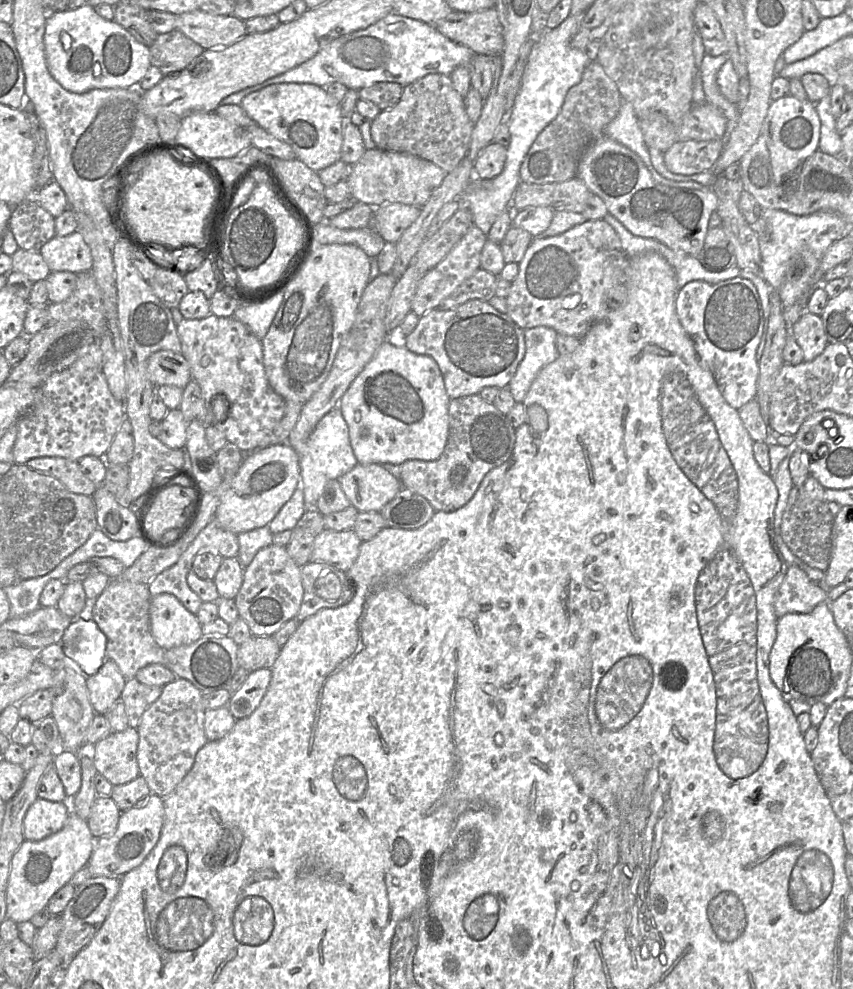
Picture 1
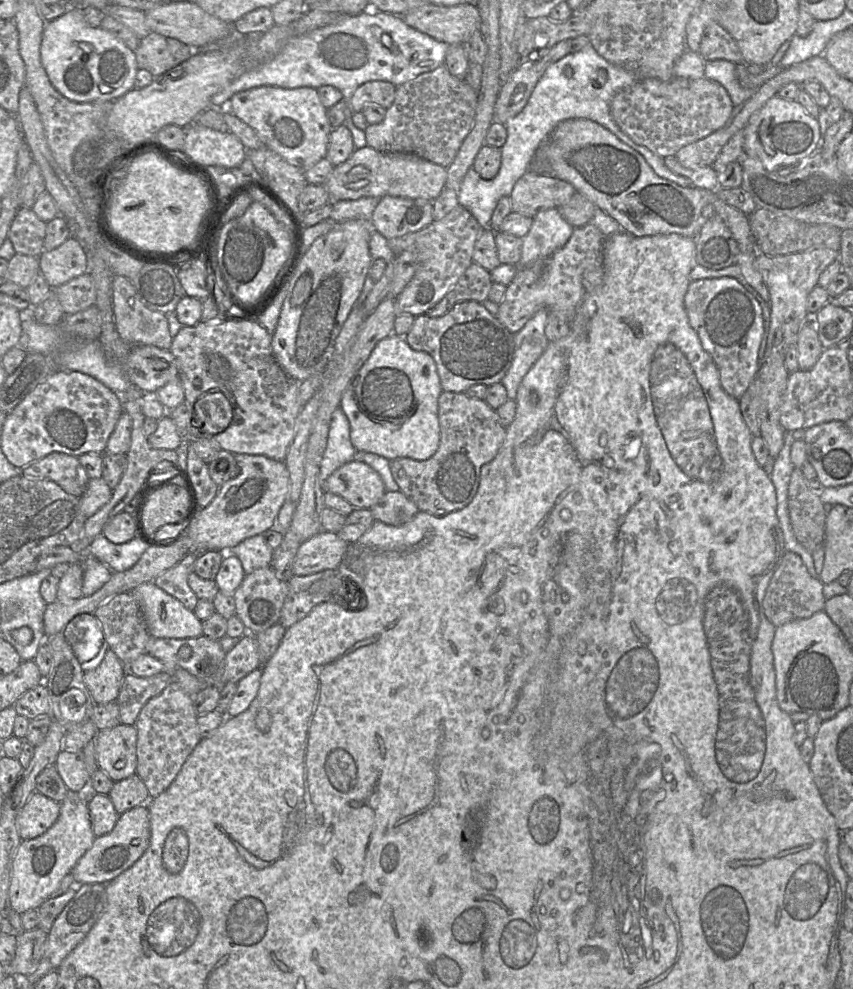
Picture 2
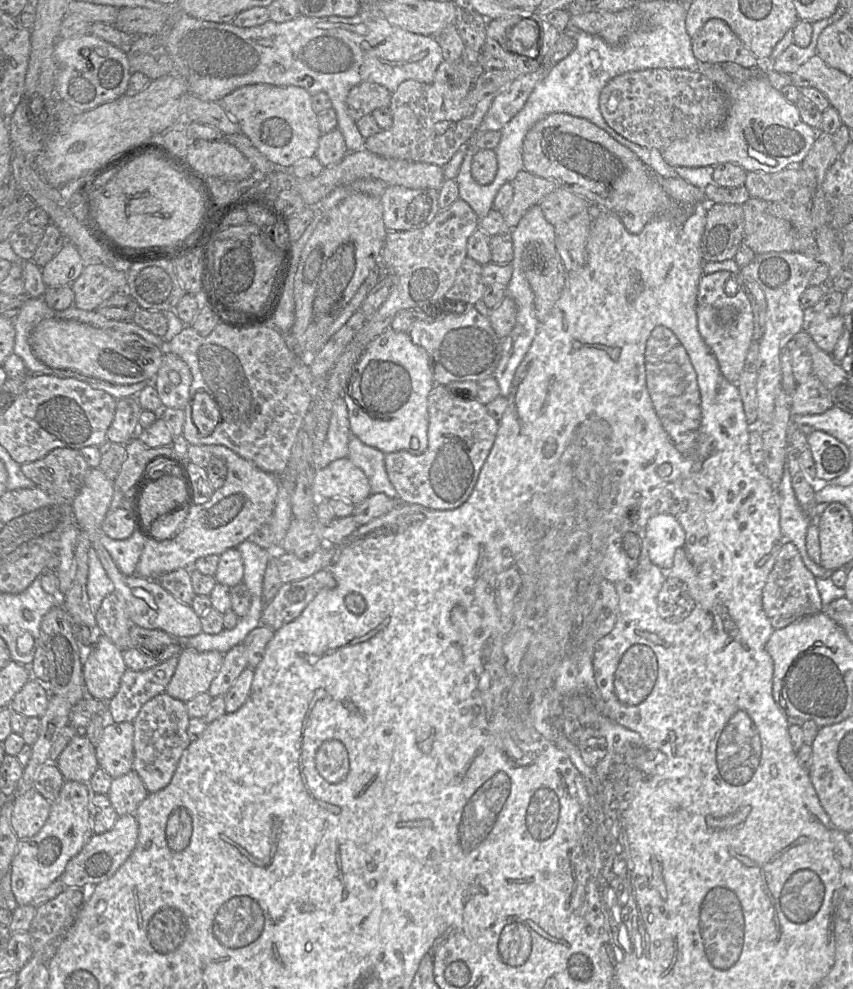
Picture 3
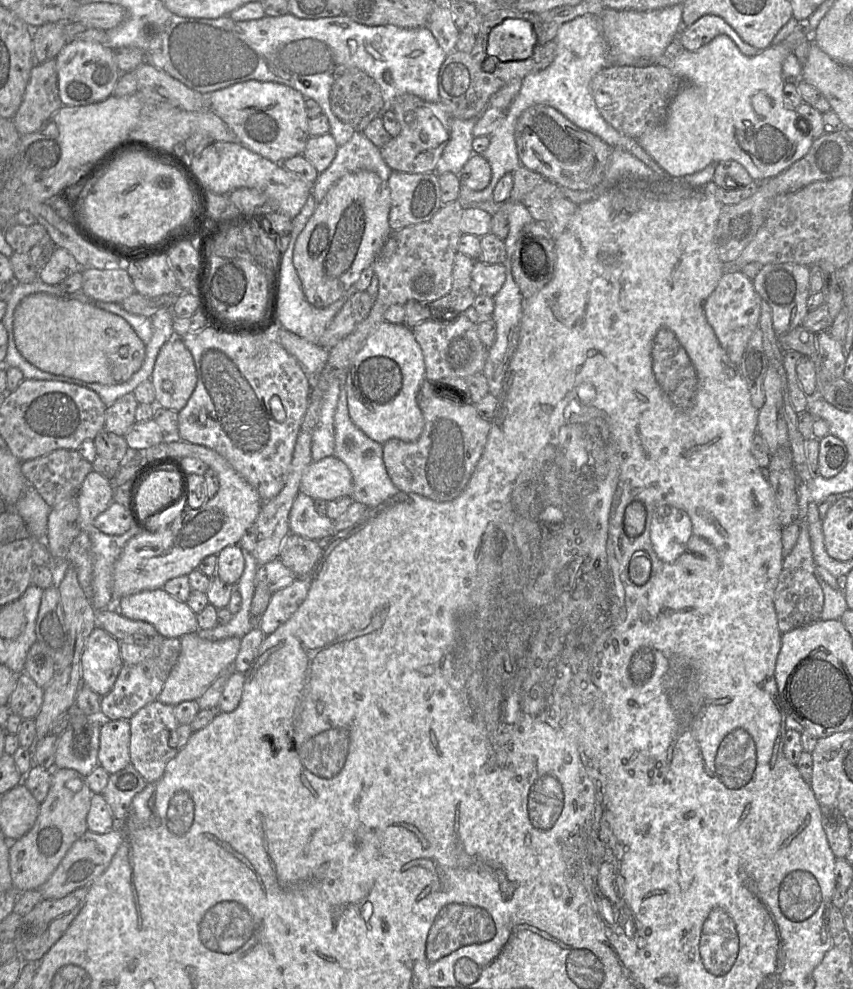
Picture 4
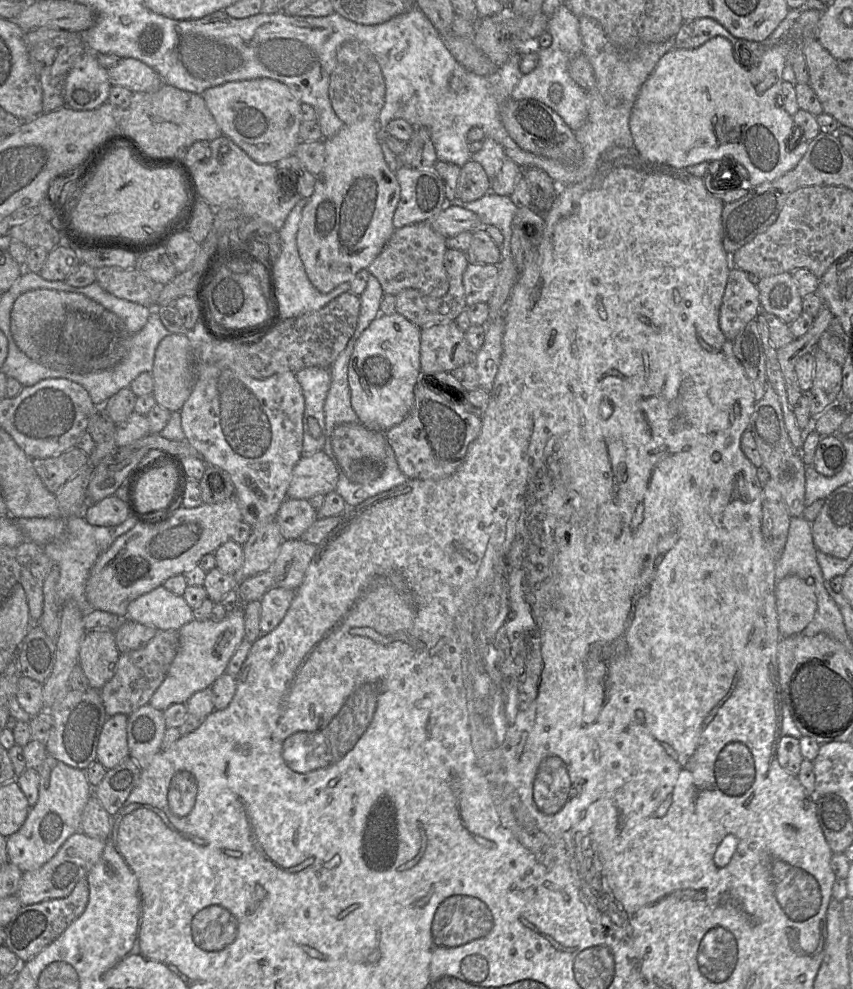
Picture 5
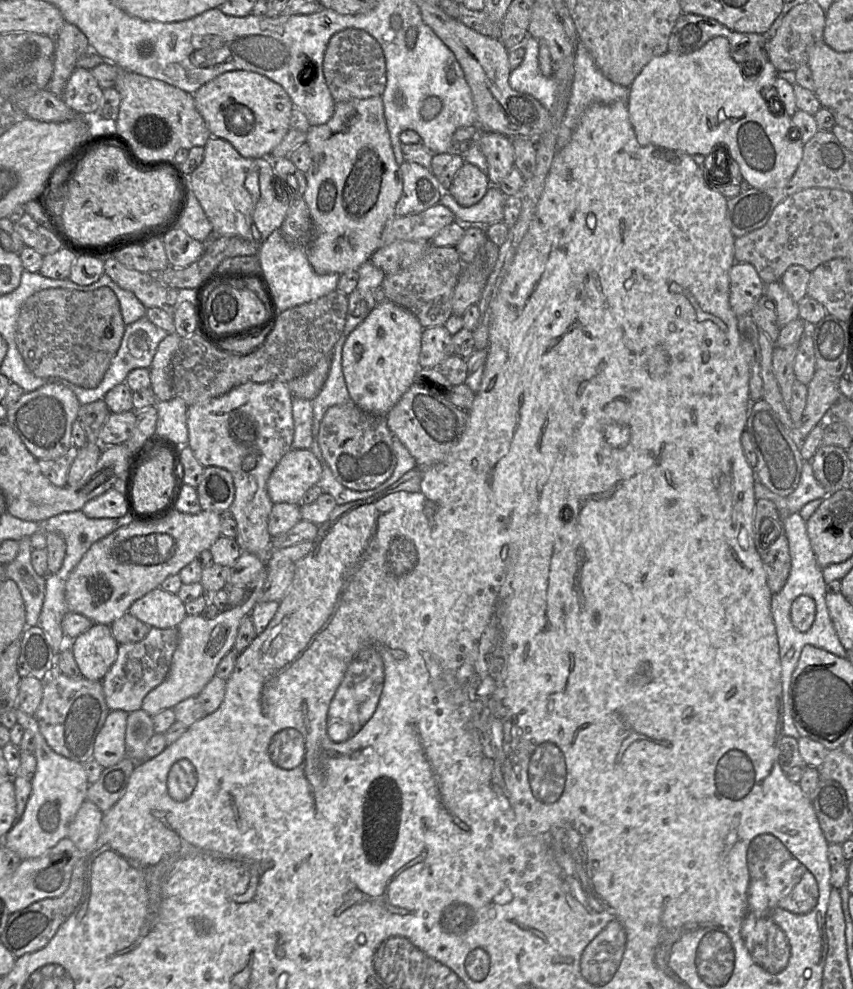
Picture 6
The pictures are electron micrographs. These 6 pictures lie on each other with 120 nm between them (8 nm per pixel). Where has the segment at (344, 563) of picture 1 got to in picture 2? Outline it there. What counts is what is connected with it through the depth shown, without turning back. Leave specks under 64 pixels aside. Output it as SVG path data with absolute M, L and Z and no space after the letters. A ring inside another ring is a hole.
M321 530L300 544L292 564L294 576L306 576L338 568L348 543L337 533Z

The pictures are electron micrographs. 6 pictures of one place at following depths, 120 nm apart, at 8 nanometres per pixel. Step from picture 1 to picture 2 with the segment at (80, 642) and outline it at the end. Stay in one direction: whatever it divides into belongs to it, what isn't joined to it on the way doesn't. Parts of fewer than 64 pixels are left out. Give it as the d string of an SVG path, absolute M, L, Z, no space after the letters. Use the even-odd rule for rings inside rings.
M93 613L75 616L59 633L70 645L84 672L97 667L109 649L101 624Z

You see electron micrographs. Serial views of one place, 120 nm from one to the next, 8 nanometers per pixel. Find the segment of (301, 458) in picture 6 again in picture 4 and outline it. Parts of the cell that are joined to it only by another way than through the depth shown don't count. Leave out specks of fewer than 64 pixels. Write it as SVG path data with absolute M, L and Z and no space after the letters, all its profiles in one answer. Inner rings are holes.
M335 456L312 461L305 469L299 487L299 492L325 501L350 497L352 490L352 474L347 465Z

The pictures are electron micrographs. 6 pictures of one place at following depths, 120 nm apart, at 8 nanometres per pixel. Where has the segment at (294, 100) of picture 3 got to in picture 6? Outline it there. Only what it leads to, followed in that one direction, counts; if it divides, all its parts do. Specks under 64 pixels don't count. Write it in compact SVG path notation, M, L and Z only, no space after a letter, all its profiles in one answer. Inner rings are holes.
M225 72L202 85L193 97L212 136L228 141L245 158L269 157L291 130L294 104L290 96L280 84L259 73Z

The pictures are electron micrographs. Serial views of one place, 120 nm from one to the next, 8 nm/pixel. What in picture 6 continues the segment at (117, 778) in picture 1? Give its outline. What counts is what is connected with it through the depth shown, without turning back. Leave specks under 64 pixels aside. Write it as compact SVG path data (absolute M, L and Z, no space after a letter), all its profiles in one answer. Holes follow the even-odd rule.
M111 710L96 736L93 758L107 768L120 762L126 756L125 731L129 713Z

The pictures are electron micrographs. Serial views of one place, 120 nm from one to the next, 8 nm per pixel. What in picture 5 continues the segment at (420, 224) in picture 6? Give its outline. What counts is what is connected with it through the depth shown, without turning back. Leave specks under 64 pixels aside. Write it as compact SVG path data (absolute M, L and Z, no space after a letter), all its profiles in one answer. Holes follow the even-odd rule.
M448 203L438 214L426 221L436 232L446 238L465 231L475 232L484 227L477 214Z

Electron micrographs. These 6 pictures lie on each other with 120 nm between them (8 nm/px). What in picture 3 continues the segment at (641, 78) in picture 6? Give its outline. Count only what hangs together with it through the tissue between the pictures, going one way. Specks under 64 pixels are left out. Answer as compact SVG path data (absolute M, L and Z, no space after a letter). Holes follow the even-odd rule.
M719 63L701 64L699 71L726 95L728 113L717 128L693 132L661 150L663 159L670 166L715 167L731 162L740 165L746 172L776 173L801 164L818 131L802 121L796 103L788 102L780 90L770 84L766 75L760 74L744 81L734 80Z

